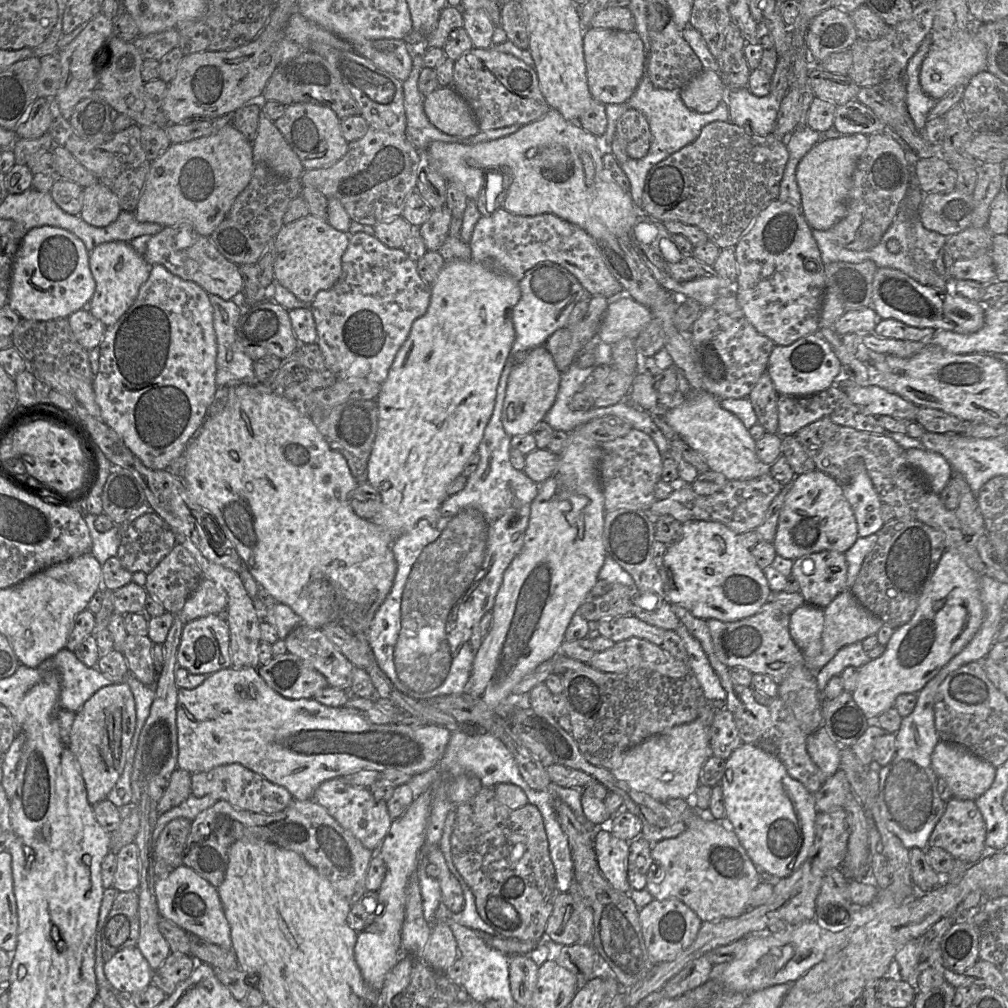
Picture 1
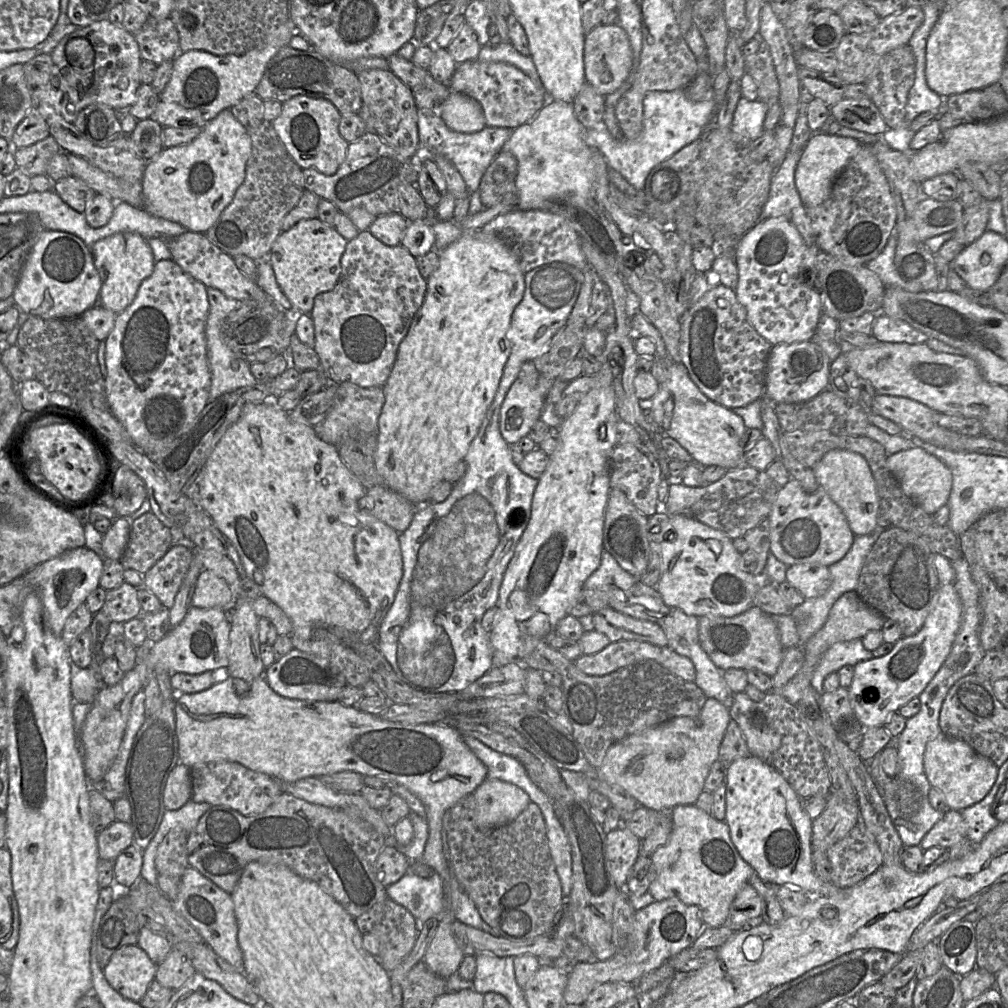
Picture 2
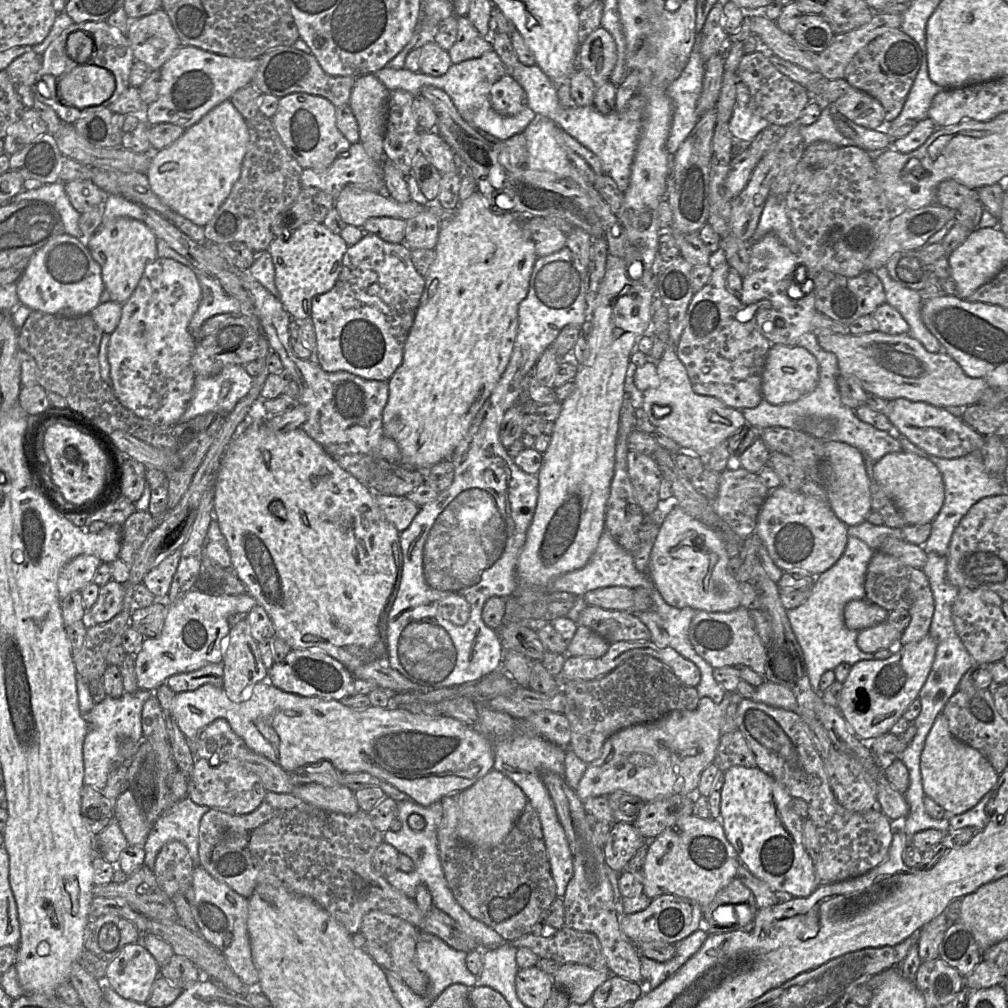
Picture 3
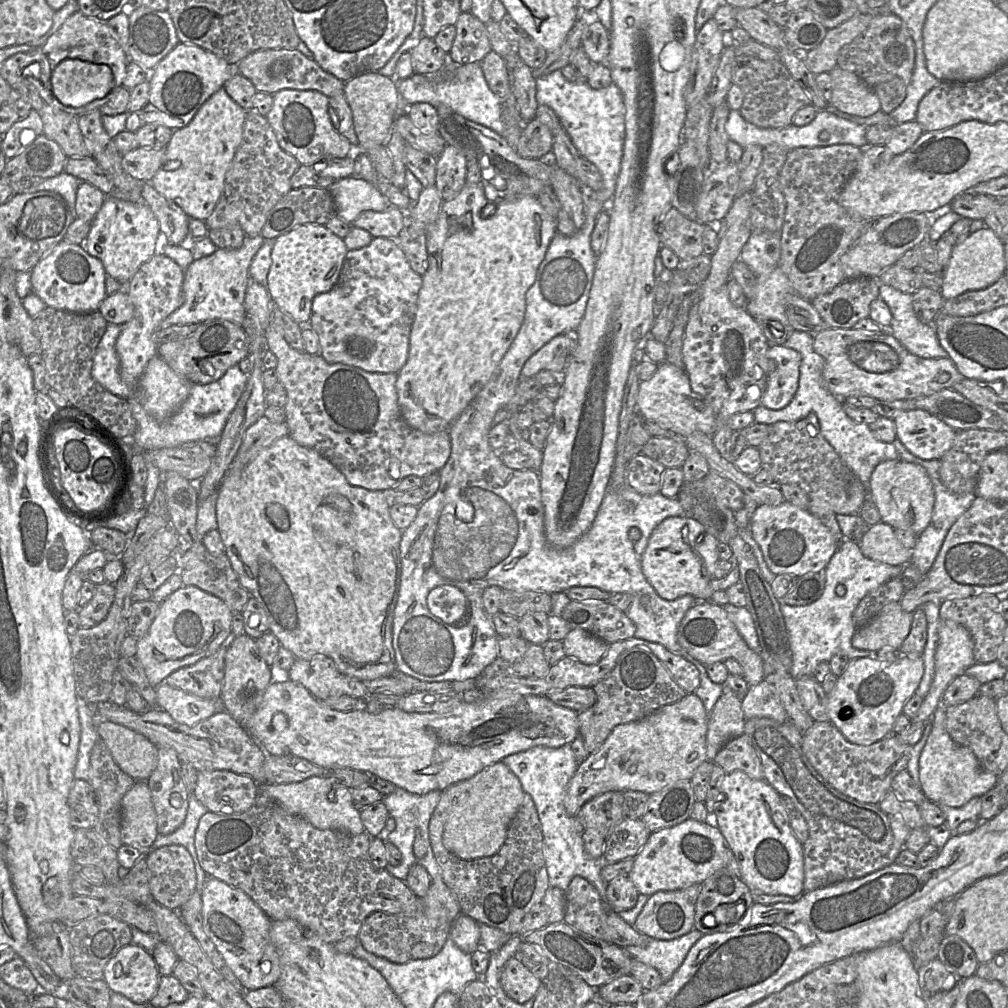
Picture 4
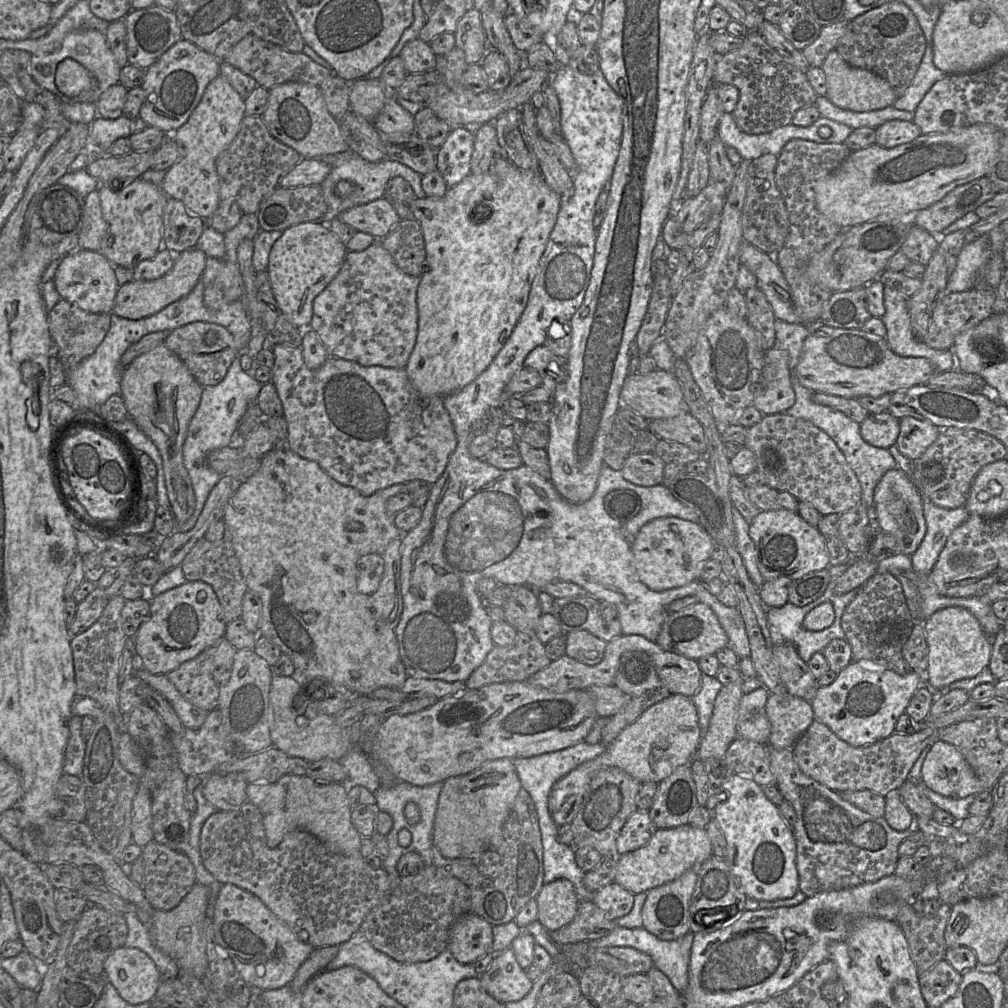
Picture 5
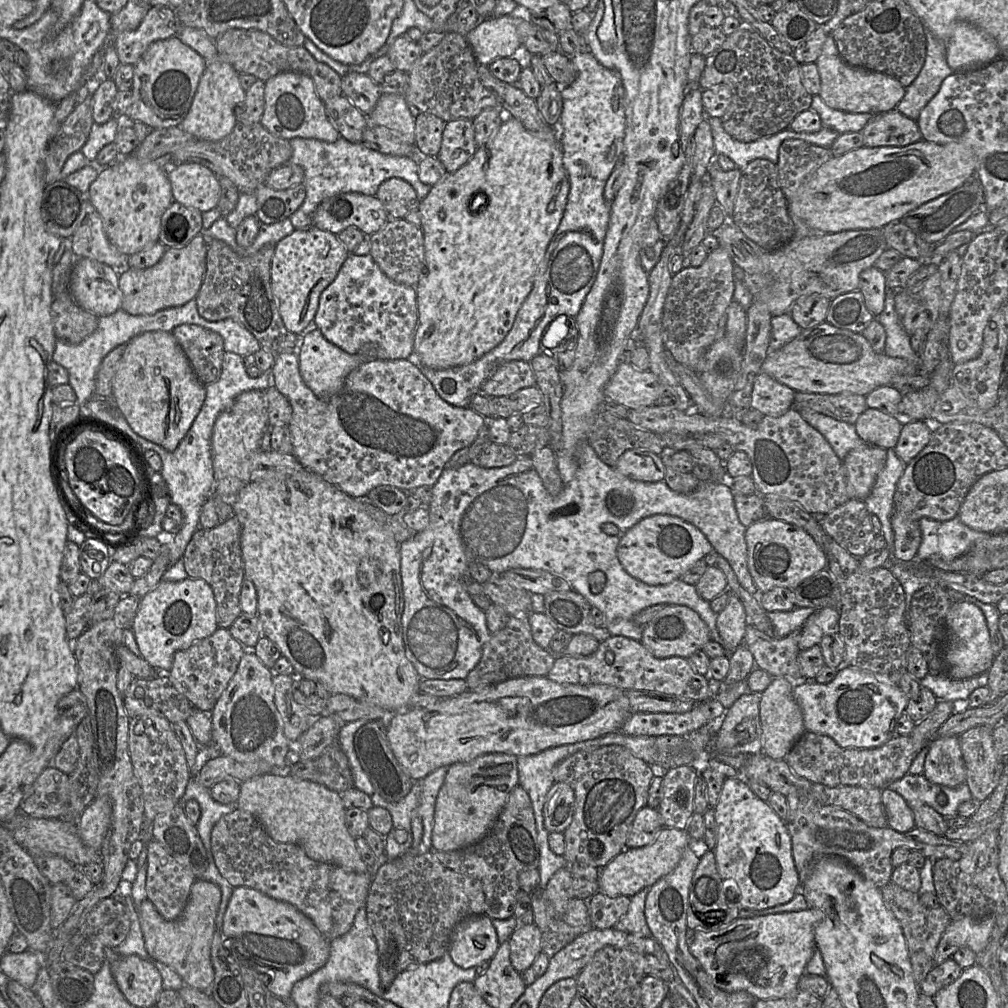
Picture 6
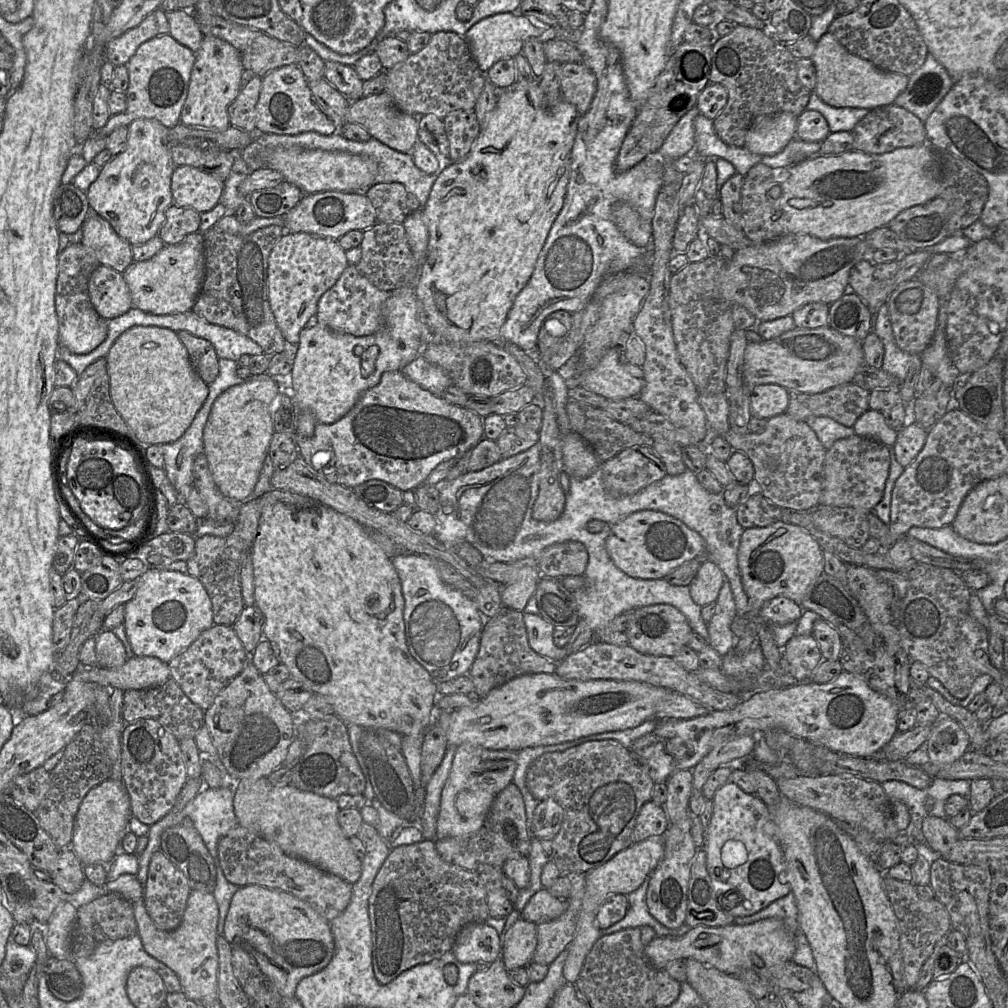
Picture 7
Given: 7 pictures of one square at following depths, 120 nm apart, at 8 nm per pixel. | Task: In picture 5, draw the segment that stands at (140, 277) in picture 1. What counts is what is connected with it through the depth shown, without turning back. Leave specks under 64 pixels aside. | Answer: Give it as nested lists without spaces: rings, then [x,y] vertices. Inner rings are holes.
[[[135,179],[123,187],[119,180],[112,180],[109,186],[98,186],[101,212],[105,222],[105,230],[97,251],[111,264],[133,270],[141,261],[153,258],[163,248],[163,208],[167,196],[160,186],[142,180]]]

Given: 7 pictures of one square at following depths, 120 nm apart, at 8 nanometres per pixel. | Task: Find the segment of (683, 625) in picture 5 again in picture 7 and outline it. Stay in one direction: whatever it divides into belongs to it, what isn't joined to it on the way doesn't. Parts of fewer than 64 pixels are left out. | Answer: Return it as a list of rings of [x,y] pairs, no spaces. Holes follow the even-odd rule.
[[[656,604],[630,612],[630,623],[625,631],[628,645],[645,655],[675,657],[688,646],[693,634],[686,616],[670,604]]]

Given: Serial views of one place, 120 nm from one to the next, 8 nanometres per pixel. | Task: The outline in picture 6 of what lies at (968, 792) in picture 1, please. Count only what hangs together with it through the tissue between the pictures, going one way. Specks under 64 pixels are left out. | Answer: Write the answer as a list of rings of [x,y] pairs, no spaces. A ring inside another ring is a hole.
[[[958,736],[933,739],[928,745],[923,775],[940,786],[956,787],[966,780]]]

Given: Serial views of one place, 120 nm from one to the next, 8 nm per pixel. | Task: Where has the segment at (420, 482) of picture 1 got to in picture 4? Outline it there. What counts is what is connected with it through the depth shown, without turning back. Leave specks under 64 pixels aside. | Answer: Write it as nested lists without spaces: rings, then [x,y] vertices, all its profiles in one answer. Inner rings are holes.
[[[468,184],[452,200],[444,201],[436,220],[426,229],[428,268],[422,275],[422,286],[418,294],[417,309],[409,336],[409,350],[406,363],[397,373],[396,390],[401,415],[413,429],[424,433],[435,433],[449,429],[470,402],[491,379],[500,361],[516,337],[525,315],[526,293],[535,281],[537,270],[545,257],[547,248],[557,233],[557,219],[551,217],[536,197],[522,196],[516,199],[489,201],[479,184]]]

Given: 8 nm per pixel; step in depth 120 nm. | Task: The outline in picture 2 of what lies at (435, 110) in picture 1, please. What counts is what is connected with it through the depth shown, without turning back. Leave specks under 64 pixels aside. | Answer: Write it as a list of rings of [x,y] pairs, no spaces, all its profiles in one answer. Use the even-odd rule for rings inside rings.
[[[451,91],[448,97],[438,104],[437,112],[446,126],[455,132],[473,133],[487,127],[481,105],[473,98],[460,92]]]

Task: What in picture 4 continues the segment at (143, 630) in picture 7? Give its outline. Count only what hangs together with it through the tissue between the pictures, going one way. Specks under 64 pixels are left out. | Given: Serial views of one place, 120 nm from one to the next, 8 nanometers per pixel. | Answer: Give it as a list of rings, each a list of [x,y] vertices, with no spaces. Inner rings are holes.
[[[182,585],[161,602],[148,632],[137,640],[135,657],[150,684],[158,686],[172,672],[193,665],[226,645],[232,637],[233,614],[223,600],[197,586]]]

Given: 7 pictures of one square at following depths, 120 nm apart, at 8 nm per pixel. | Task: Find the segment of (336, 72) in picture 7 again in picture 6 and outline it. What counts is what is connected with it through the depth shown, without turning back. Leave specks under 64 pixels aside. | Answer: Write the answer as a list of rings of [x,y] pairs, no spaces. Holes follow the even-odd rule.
[[[350,72],[341,79],[342,94],[362,113],[369,115],[381,96],[379,84],[368,74]]]

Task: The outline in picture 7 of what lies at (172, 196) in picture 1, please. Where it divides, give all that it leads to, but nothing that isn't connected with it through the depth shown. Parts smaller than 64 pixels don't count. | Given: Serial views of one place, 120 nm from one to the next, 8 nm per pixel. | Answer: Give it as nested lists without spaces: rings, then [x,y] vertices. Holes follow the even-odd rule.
[[[205,36],[196,55],[191,72],[188,95],[183,106],[180,122],[188,127],[226,130],[229,128],[229,107],[241,90],[244,67],[239,52],[228,42]],[[183,165],[174,169],[171,191],[177,206],[208,212],[221,202],[223,190],[222,180],[195,167]]]

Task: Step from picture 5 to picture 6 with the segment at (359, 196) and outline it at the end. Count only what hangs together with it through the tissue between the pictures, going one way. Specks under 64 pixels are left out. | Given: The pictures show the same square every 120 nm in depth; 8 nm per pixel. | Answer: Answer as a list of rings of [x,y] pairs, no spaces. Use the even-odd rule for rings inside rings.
[[[341,136],[335,142],[297,137],[290,139],[289,143],[292,147],[292,156],[288,162],[302,167],[304,171],[302,183],[306,189],[304,201],[288,217],[295,229],[312,225],[313,214],[324,199],[348,192],[375,195],[380,184],[389,178],[396,177],[406,180],[415,190],[420,202],[431,189],[431,186],[422,183],[419,179],[416,156],[385,154],[370,149],[361,142],[350,142]]]

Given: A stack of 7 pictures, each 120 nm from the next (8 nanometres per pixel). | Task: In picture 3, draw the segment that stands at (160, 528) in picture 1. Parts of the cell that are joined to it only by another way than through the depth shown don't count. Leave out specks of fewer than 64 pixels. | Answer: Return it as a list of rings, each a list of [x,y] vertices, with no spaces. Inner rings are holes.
[[[136,511],[122,525],[119,558],[131,565],[135,555],[158,522],[148,511]]]

